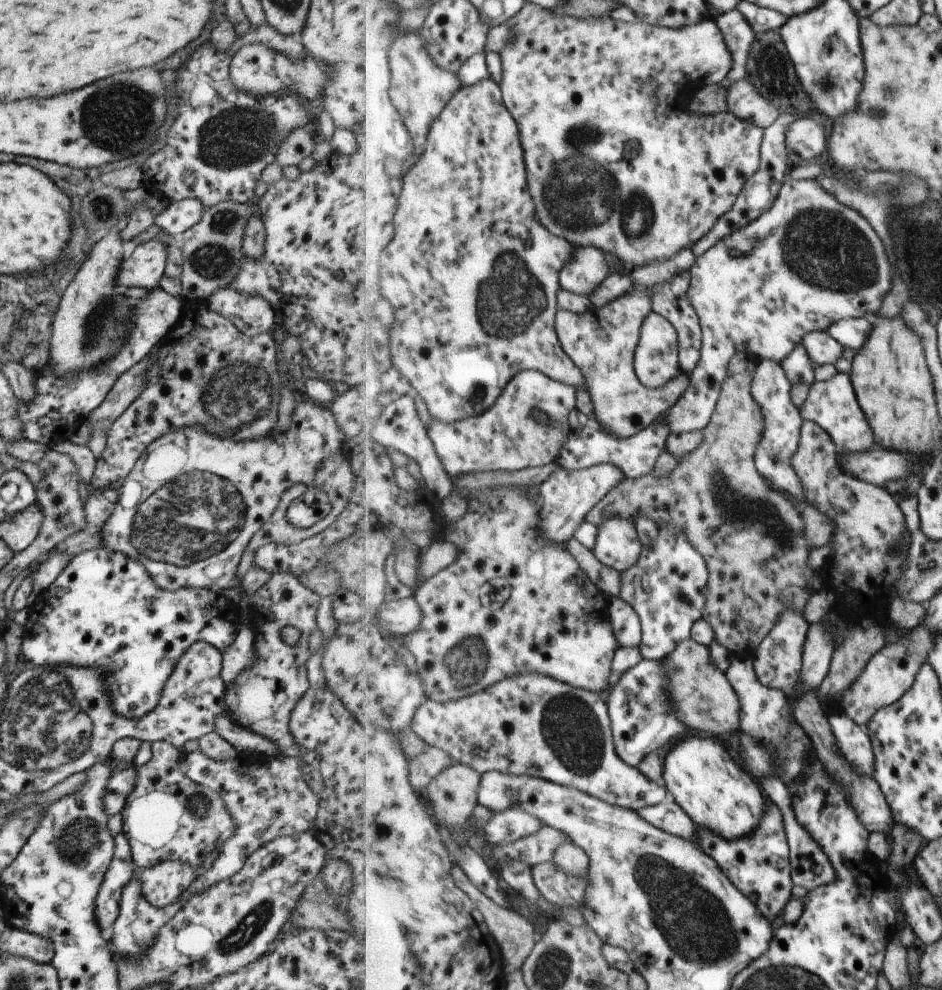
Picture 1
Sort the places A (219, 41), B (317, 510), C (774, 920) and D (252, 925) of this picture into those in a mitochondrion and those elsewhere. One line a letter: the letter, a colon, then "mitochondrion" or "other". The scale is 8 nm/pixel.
A: other
B: other
C: other
D: mitochondrion

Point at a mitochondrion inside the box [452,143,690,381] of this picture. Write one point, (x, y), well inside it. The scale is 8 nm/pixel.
(510, 297)

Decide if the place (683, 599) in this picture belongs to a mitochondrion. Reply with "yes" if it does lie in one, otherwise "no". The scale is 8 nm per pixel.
yes

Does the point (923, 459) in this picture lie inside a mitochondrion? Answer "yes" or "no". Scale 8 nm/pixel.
no

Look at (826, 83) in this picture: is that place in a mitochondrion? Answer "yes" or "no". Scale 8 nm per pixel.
yes

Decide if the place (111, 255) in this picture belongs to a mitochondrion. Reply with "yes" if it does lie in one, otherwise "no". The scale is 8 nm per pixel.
no

